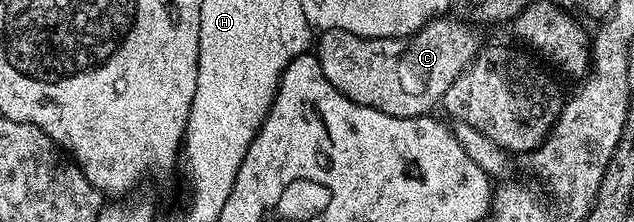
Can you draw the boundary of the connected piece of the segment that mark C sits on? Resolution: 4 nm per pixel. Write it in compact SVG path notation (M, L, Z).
M436 18L429 21L412 36L394 36L393 38L373 38L358 36L349 30L329 28L320 31L317 36L317 55L321 70L345 98L361 106L369 106L378 112L396 116L398 120L414 120L417 116L434 113L440 107L445 90L469 67L472 60L479 55L481 43L474 27L466 19L447 20Z

